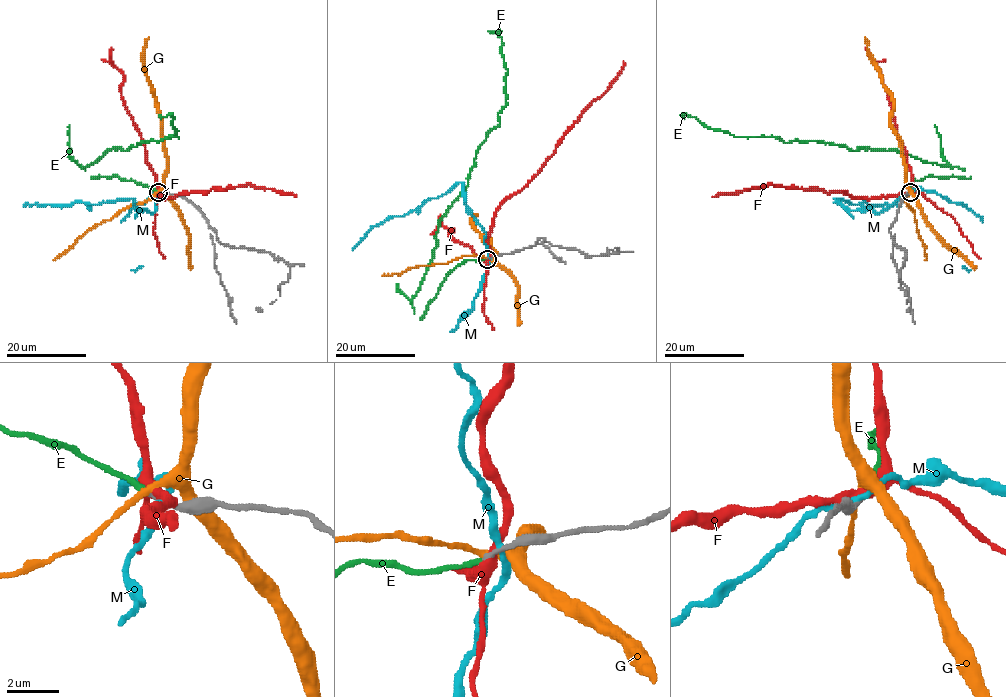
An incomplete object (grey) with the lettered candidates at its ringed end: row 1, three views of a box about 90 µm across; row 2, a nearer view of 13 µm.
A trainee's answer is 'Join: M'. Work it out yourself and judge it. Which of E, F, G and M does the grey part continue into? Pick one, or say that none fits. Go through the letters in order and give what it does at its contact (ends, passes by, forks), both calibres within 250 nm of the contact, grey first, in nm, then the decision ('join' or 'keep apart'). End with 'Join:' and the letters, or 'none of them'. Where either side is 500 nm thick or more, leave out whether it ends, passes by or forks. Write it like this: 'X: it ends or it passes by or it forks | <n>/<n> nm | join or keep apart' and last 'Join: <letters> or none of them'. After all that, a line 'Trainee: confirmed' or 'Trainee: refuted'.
E: it ends | 150/200 nm | join
F: it passes by | 170/400 nm | keep apart
G: it passes by | 160/280 nm | keep apart
M: it passes by | 240/240 nm | keep apart
Join: E
Trainee: refuted

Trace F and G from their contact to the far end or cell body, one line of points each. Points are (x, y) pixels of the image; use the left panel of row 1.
F: (159, 193), (161, 198), (174, 198), (193, 191), (254, 185), (290, 193), (294, 197)
G: (158, 193), (163, 187), (167, 157), (161, 113), (145, 67), (145, 40), (148, 37)

